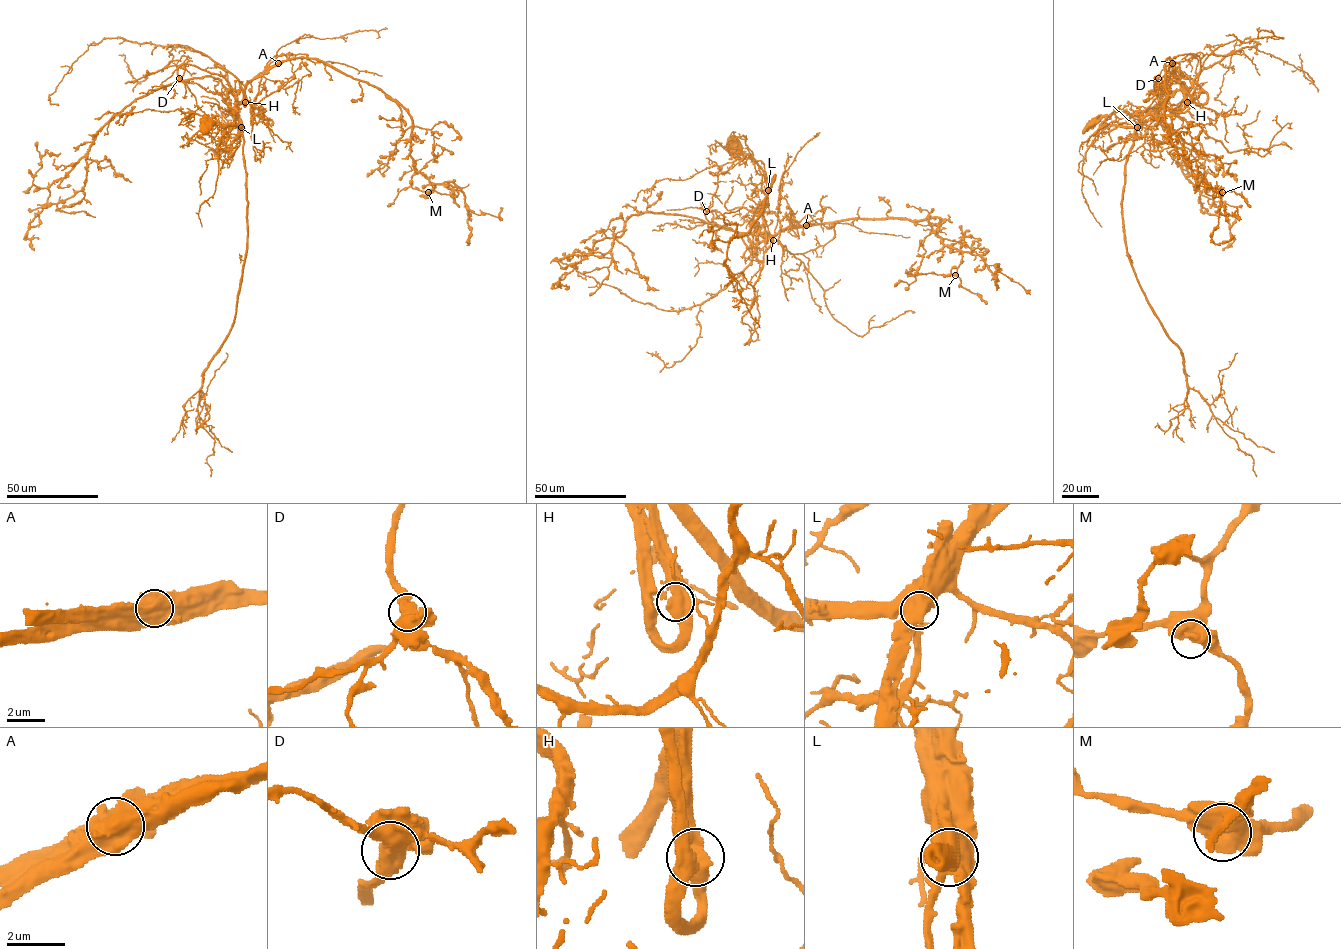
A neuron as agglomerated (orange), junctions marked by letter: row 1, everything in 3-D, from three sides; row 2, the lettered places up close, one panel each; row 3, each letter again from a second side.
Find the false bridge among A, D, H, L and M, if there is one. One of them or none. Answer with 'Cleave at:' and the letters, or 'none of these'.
Cleave at: A

